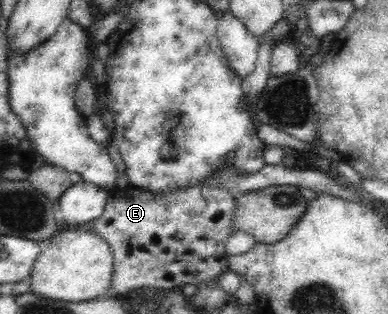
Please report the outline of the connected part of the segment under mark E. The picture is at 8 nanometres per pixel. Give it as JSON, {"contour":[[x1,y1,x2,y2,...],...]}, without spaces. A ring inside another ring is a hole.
{"contour":[[208,184,154,194,133,186,109,190,104,210,91,223,112,251,109,293,124,294,143,286,179,290,182,284,196,285,229,270,226,240,234,231,234,207,235,197,228,190]]}

